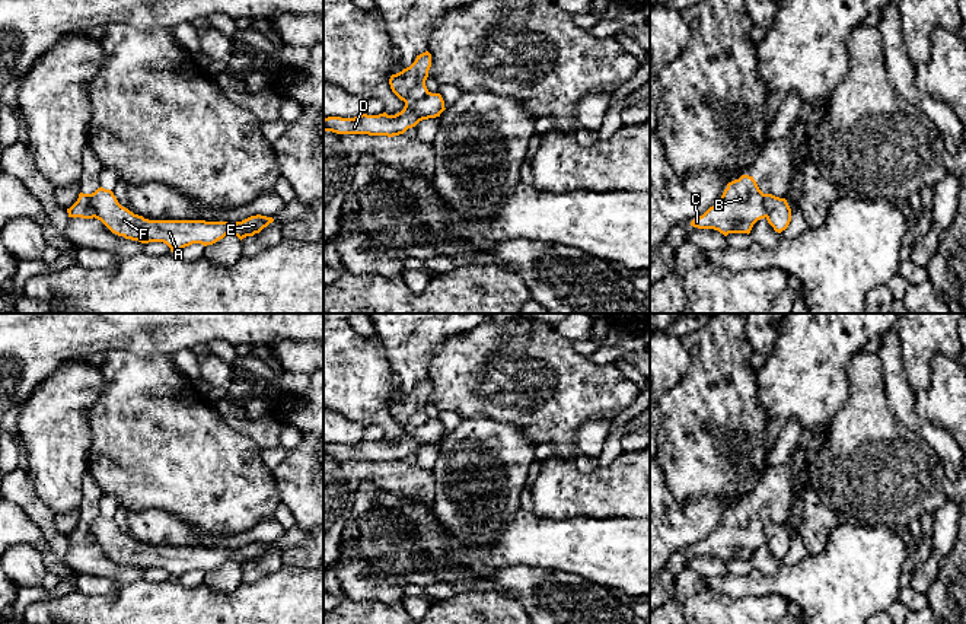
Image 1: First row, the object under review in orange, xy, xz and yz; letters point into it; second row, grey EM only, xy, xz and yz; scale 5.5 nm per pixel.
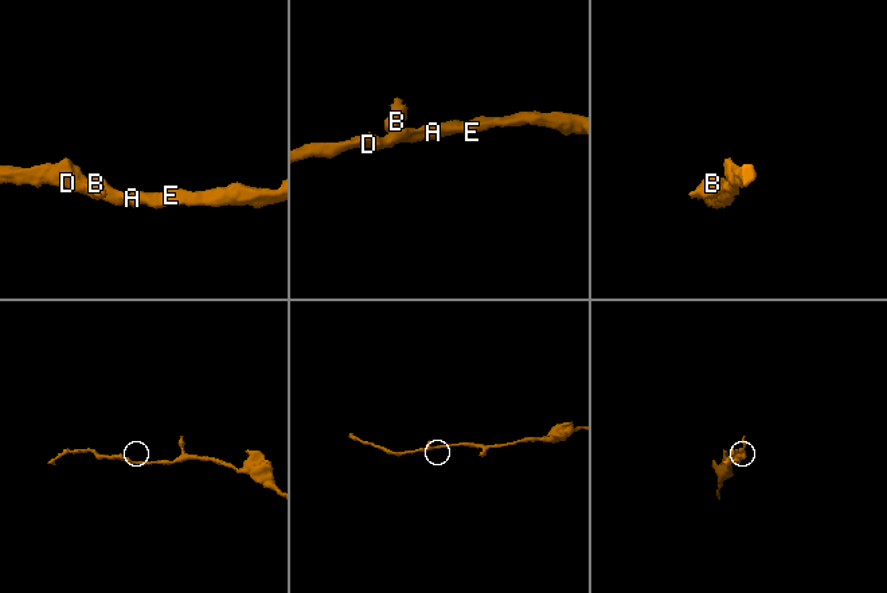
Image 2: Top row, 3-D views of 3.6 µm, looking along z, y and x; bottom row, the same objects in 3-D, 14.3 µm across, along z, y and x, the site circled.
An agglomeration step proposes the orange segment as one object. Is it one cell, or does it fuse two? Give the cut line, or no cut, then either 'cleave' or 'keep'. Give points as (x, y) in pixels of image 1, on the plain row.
cut xz (429, 419), (405, 430); cleave

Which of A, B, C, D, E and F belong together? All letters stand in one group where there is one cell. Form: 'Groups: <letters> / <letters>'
Groups: A D E F / B C

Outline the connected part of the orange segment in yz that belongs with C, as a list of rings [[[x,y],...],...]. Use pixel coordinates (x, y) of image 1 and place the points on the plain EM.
[[[742,502],[727,510],[721,525],[702,542],[695,544],[691,553],[714,555],[729,560],[750,560],[753,551],[765,545],[763,519],[753,503]]]

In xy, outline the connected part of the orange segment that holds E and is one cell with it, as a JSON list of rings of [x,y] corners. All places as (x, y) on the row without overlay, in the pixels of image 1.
[[[98,515],[89,523],[95,545],[101,547],[112,560],[141,570],[163,569],[172,579],[192,570],[213,572],[226,561],[240,567],[259,560],[274,548],[267,542],[251,542],[242,548],[205,547],[149,547],[122,534],[111,516]]]

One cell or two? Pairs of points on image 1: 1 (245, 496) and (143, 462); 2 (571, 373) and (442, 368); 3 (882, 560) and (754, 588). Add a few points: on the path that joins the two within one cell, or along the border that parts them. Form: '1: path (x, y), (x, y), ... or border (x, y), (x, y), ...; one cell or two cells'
1: path (220, 486), (191, 462), (168, 462); one cell
2: path (539, 382), (480, 385), (474, 379); one cell
3: path (850, 580), (847, 583), (786, 583); one cell

